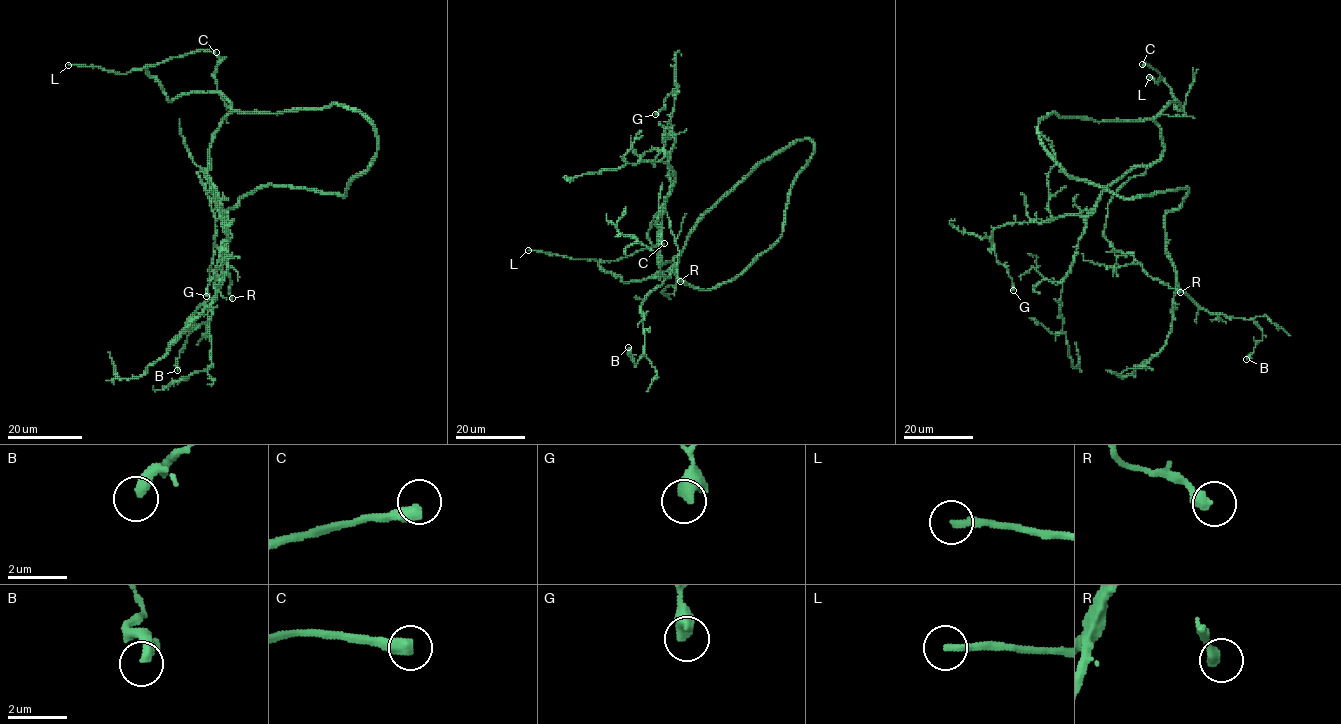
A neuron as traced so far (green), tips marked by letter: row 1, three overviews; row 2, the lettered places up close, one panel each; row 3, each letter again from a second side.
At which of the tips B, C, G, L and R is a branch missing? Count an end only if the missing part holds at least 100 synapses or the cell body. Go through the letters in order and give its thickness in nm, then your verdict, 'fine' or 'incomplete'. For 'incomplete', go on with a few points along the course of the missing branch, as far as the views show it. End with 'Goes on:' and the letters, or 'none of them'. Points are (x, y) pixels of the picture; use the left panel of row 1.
B: 360 nm | fine
C: 460 nm | incomplete
G: 550 nm | fine
L: 240 nm | incomplete
R: 360 nm | fine
Goes on: C, L

